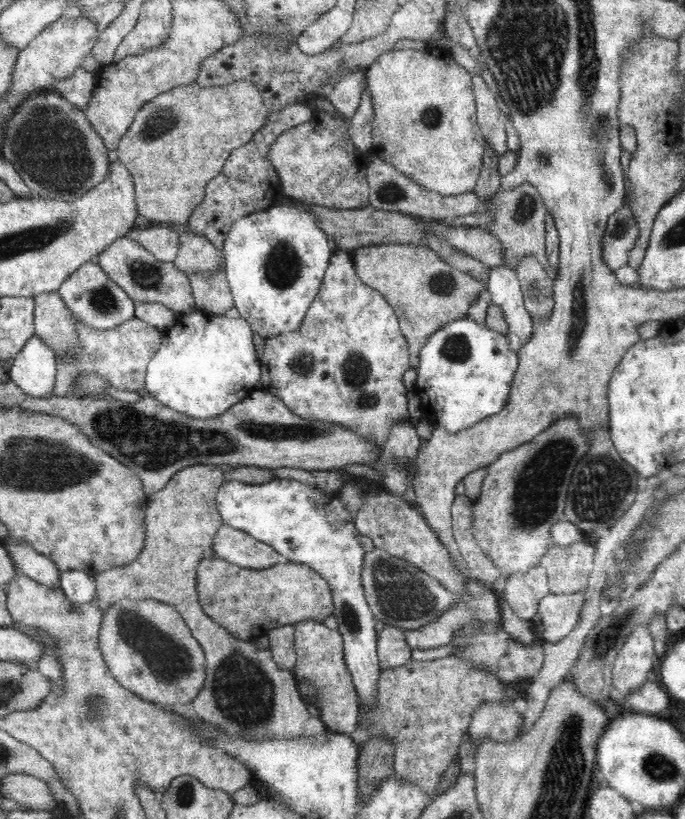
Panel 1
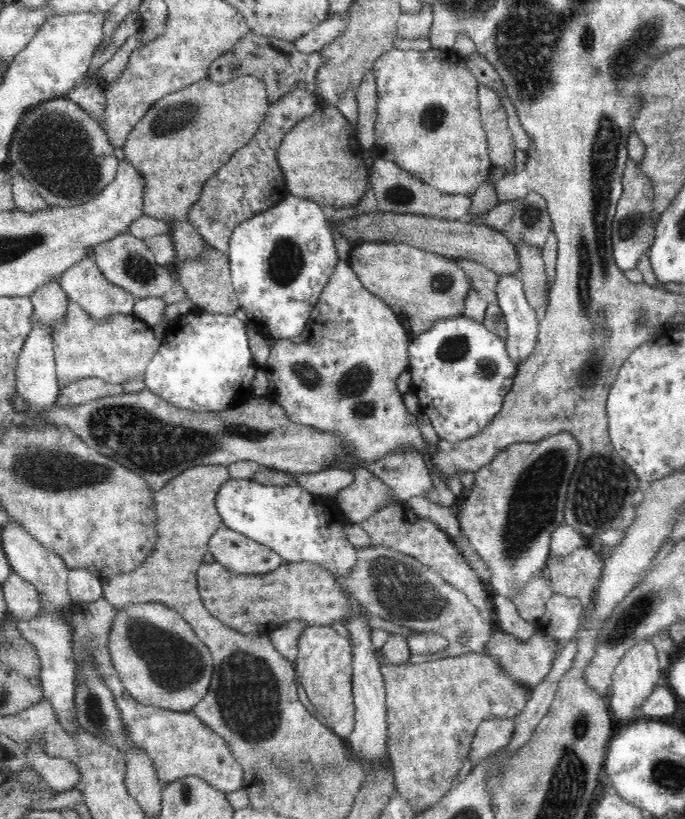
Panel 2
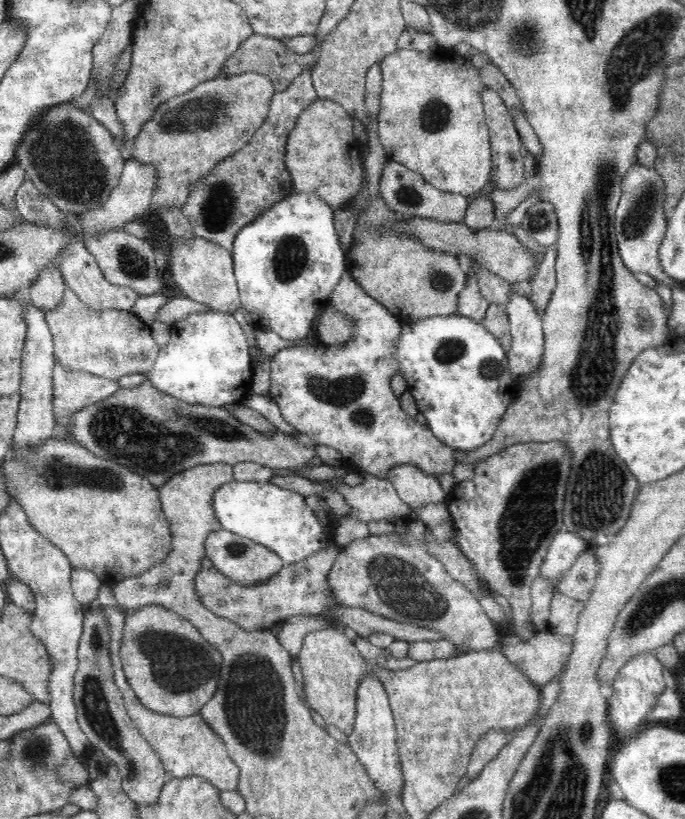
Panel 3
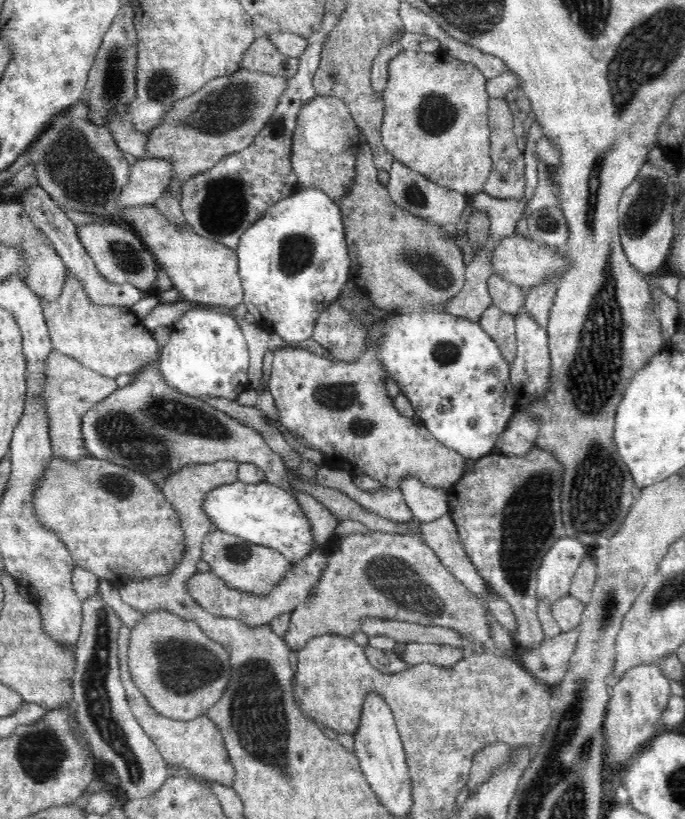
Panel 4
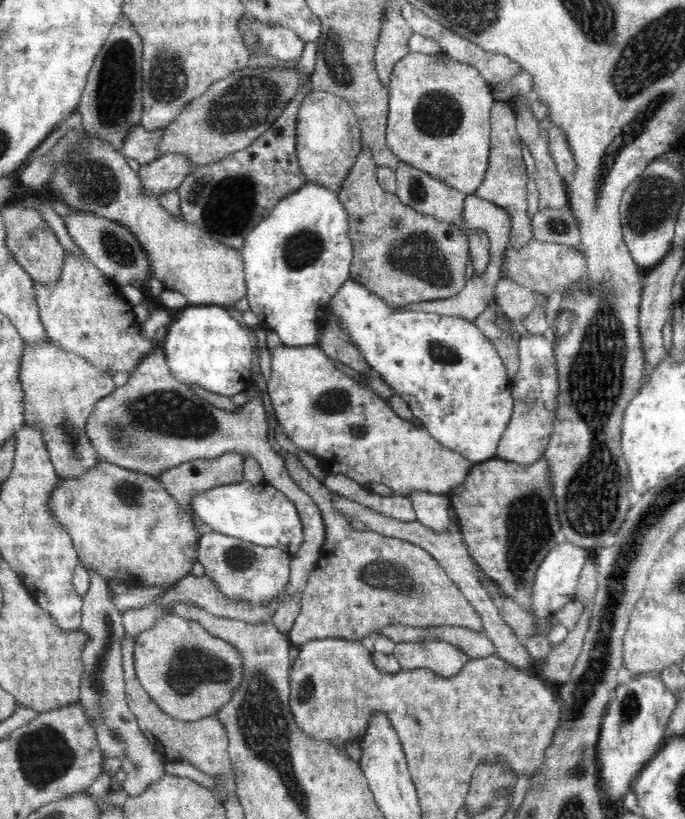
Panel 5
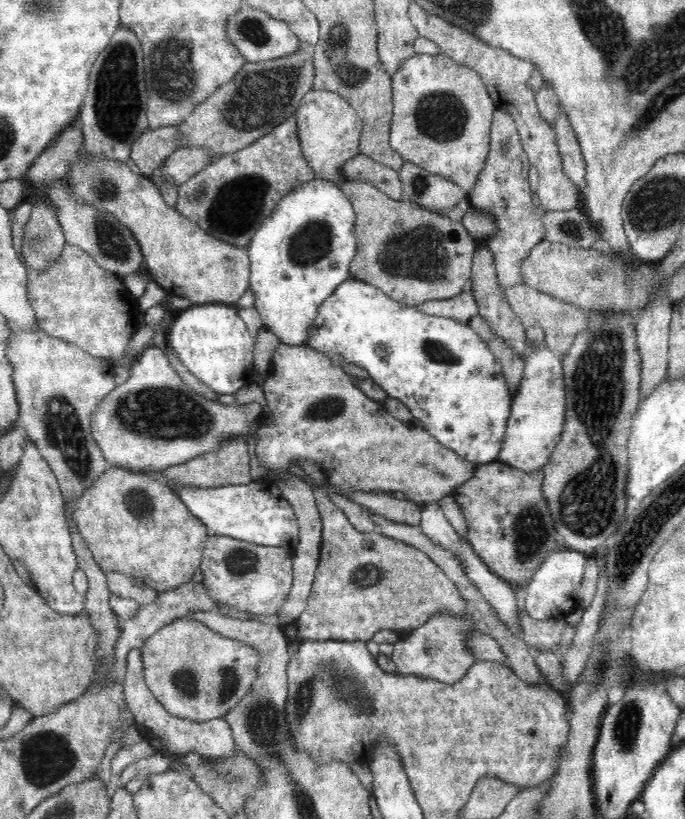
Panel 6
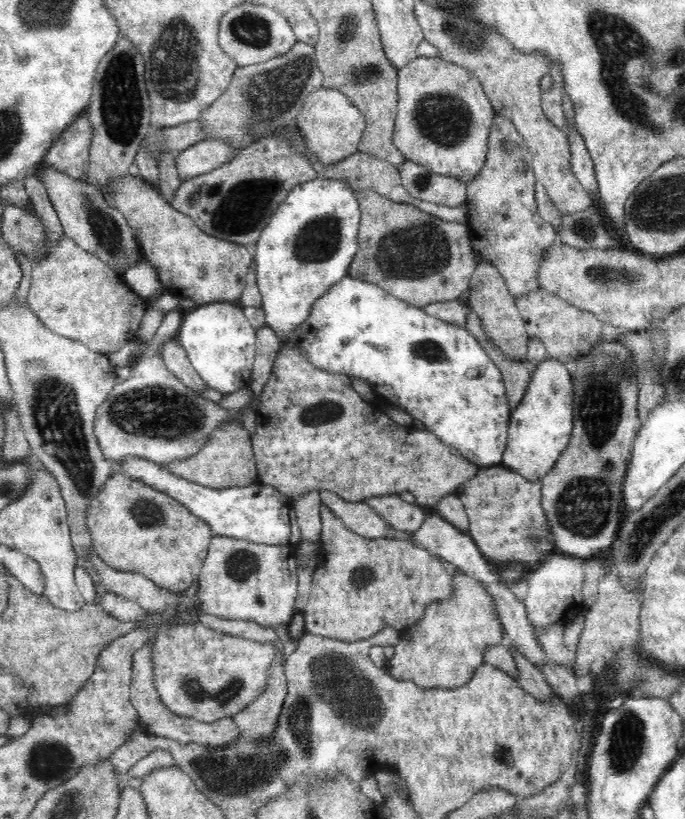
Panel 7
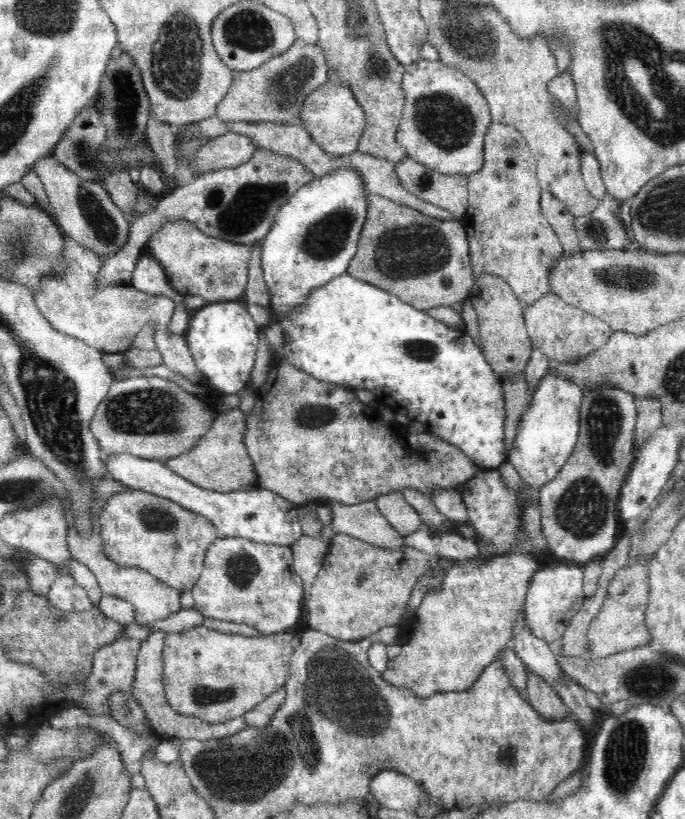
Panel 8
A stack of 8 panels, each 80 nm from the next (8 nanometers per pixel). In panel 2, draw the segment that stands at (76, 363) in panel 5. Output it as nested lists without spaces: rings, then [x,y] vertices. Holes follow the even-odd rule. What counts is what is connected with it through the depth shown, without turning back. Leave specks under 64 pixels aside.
[[[98,377],[81,378],[65,385],[59,385],[55,404],[58,406],[84,404],[84,402],[92,402],[96,398],[119,395],[120,393],[126,393],[122,385],[112,384]]]

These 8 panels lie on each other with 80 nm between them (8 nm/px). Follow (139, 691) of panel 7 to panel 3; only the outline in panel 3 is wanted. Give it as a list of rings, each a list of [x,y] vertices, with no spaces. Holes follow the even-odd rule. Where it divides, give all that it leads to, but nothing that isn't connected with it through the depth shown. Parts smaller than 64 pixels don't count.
[[[103,606],[102,611],[106,615],[108,627],[110,627],[110,659],[112,660],[112,669],[114,669],[114,679],[116,685],[122,691],[124,703],[128,717],[134,721],[138,727],[138,733],[150,743],[150,748],[154,749],[167,772],[169,778],[186,778],[196,776],[210,782],[218,790],[237,790],[238,780],[240,780],[240,769],[236,763],[229,757],[226,745],[219,734],[216,734],[212,727],[204,720],[204,717],[198,714],[192,716],[168,716],[150,710],[140,701],[130,683],[126,681],[124,667],[121,662],[120,651],[124,638],[124,622],[126,622],[124,613],[116,606]]]

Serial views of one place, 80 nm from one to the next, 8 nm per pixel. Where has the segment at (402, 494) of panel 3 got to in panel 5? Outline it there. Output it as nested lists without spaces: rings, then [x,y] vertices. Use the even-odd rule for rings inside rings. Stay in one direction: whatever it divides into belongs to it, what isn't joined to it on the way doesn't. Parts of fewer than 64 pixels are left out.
[[[416,490],[408,498],[414,505],[416,518],[420,524],[436,532],[448,530],[448,522],[453,516],[450,497],[446,494],[430,494]]]

